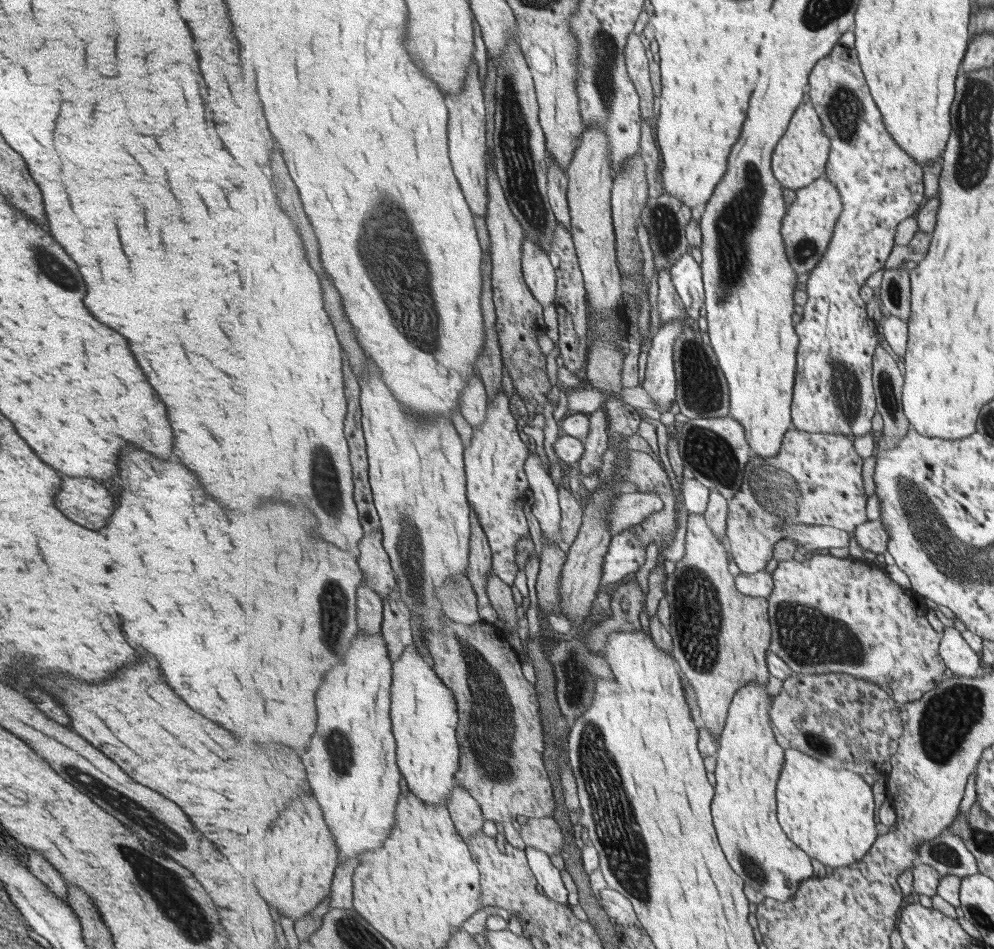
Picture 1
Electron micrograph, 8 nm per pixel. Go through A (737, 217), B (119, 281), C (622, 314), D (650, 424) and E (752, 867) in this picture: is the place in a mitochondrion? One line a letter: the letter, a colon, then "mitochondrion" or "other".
A: mitochondrion
B: other
C: other
D: other
E: mitochondrion

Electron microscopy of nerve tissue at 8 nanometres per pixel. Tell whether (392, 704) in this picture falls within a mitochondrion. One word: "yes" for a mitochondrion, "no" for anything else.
no

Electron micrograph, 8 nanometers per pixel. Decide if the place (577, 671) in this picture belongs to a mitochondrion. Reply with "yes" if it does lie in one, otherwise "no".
yes

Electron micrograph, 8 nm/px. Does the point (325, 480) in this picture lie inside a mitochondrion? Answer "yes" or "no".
yes

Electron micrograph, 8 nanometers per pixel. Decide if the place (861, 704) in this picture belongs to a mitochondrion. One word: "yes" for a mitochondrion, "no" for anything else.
no

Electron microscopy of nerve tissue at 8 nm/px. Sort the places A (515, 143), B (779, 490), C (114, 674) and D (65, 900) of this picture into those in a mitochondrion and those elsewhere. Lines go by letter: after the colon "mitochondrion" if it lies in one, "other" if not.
A: mitochondrion
B: mitochondrion
C: other
D: other

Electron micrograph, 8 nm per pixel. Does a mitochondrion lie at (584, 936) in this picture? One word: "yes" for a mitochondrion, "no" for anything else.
no

